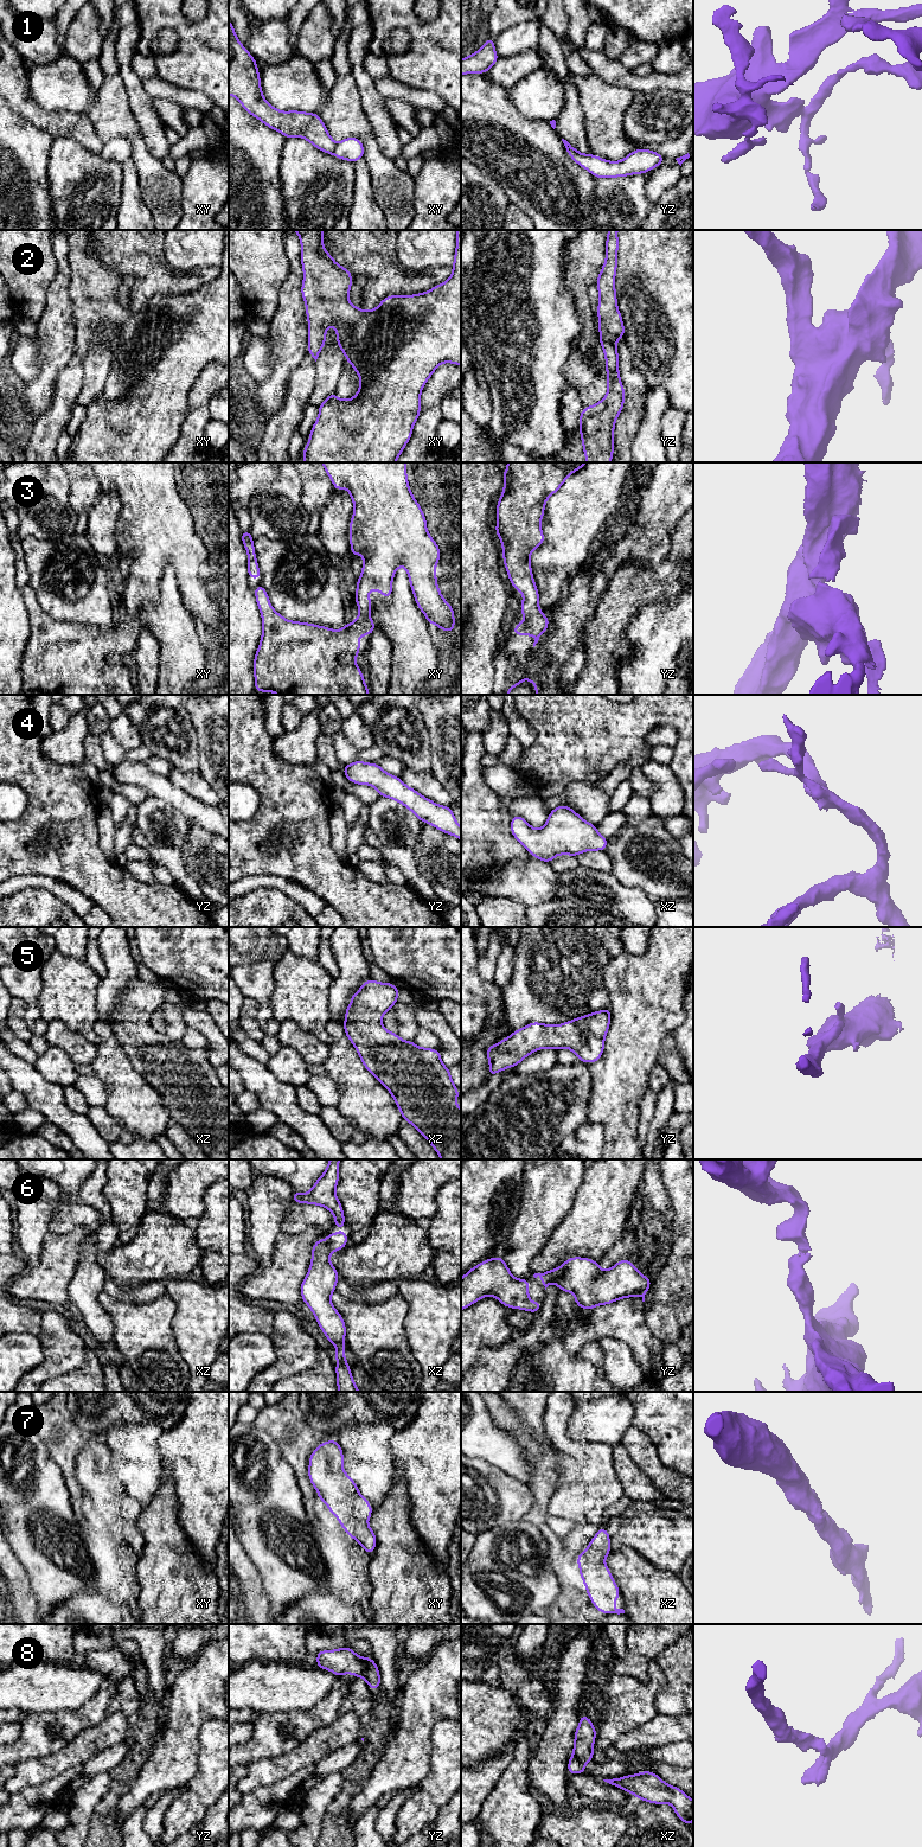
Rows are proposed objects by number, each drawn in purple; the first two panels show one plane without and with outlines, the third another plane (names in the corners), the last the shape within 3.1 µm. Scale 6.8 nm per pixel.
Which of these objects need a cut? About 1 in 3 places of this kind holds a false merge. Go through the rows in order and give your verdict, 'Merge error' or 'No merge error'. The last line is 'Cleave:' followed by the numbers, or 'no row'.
1: Merge error
2: No merge error
3: No merge error
4: No merge error
5: No merge error
6: No merge error
7: No merge error
8: Merge error
Cleave: 1, 8

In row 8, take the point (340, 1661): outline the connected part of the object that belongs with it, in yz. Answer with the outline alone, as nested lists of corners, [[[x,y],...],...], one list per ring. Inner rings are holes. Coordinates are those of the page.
[[[351,1647],[334,1650],[320,1650],[316,1654],[316,1667],[334,1673],[339,1679],[351,1673],[357,1679],[364,1675],[366,1657],[358,1656]]]

